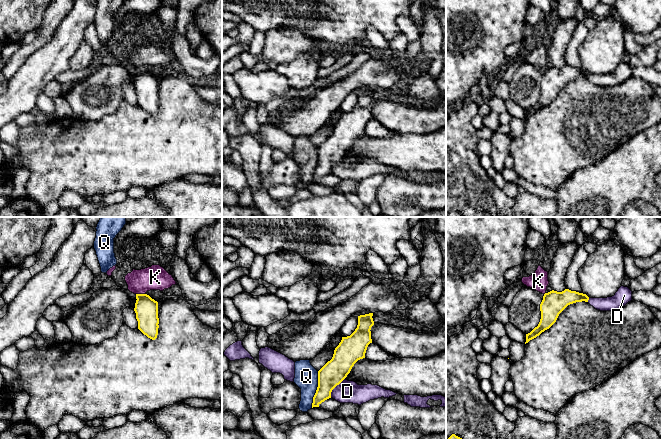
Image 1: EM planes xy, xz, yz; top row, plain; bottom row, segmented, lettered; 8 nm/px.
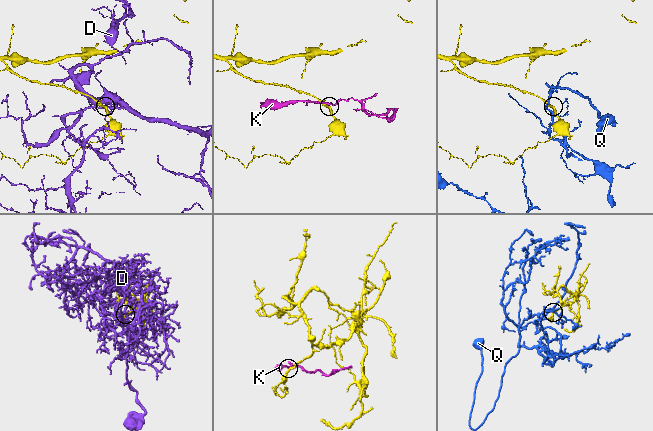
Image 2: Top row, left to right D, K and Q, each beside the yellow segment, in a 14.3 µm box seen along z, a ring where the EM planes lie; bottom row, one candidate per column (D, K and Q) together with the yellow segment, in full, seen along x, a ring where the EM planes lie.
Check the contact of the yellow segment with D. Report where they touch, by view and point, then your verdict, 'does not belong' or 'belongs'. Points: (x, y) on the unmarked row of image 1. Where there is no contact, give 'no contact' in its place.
xz (334, 163) | does not belong

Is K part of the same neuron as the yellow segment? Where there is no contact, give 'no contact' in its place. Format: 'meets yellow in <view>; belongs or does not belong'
meets yellow in xy; does not belong

